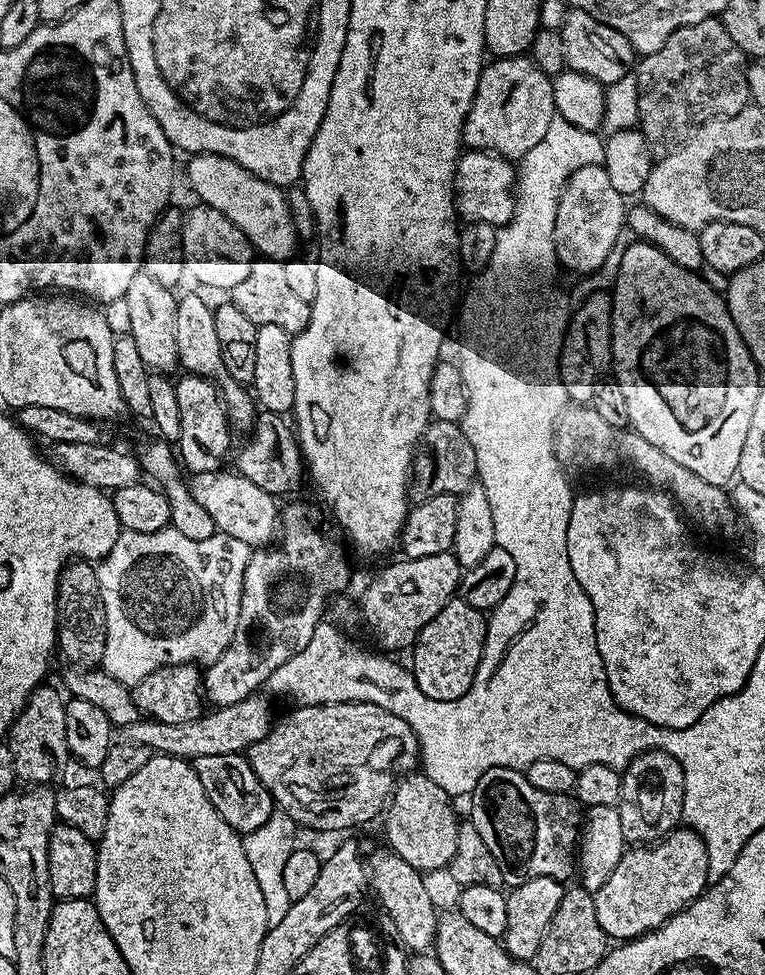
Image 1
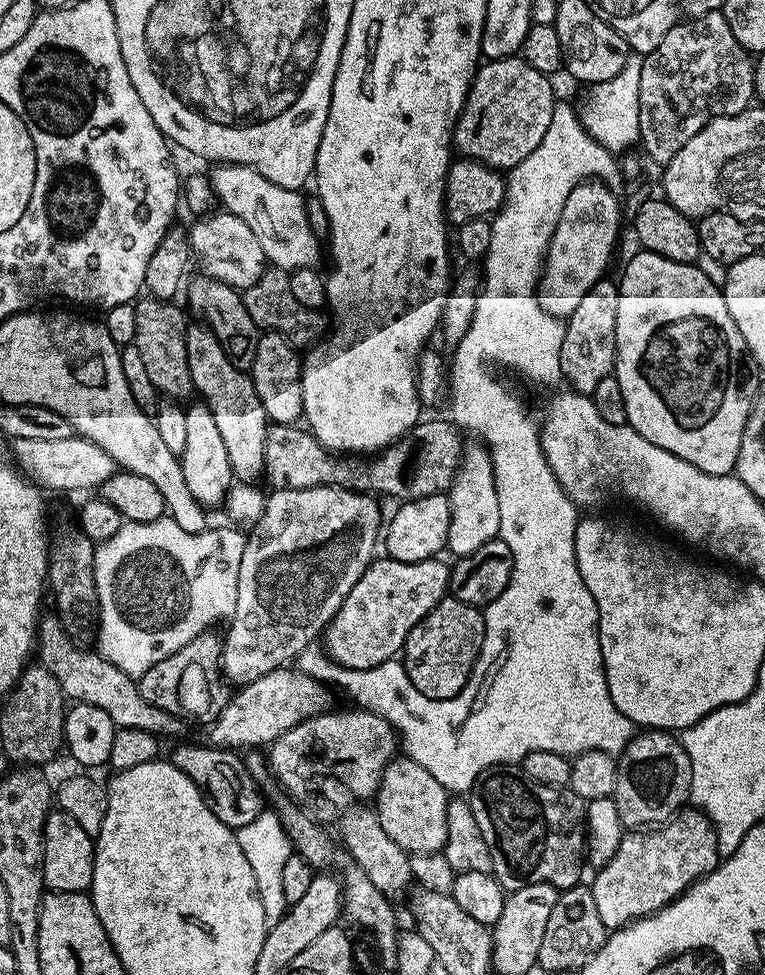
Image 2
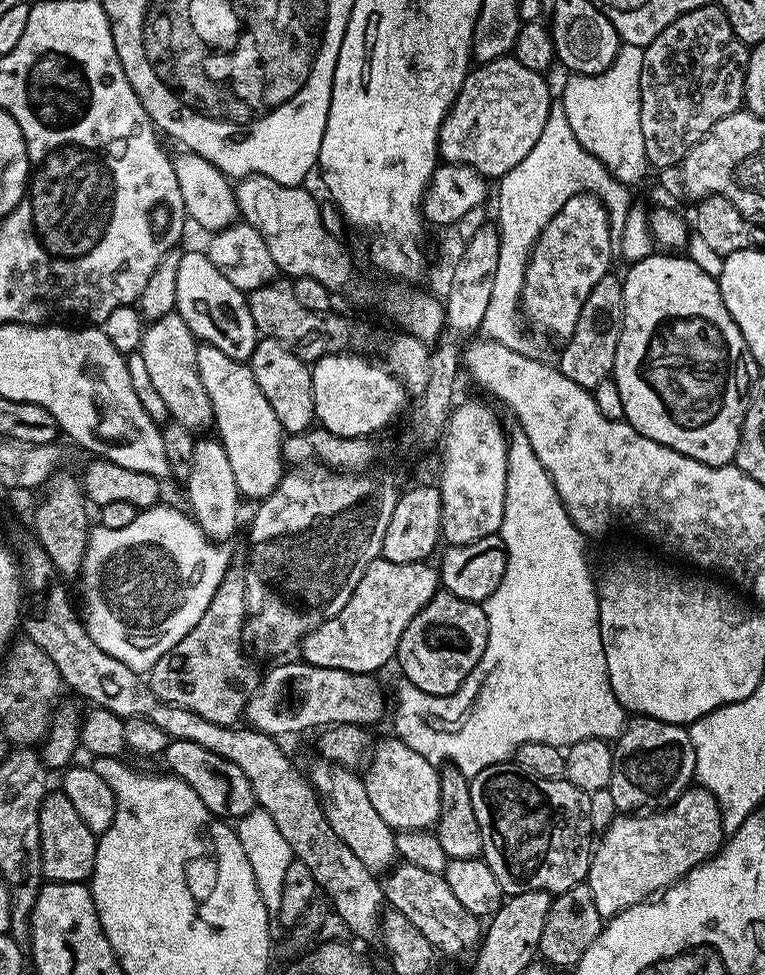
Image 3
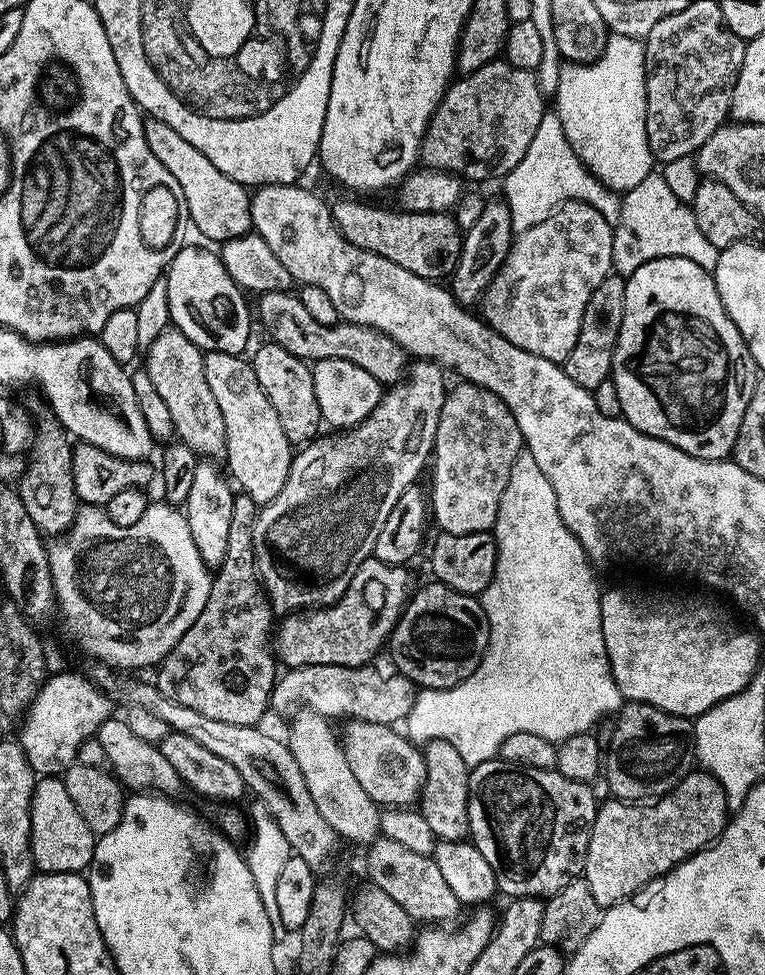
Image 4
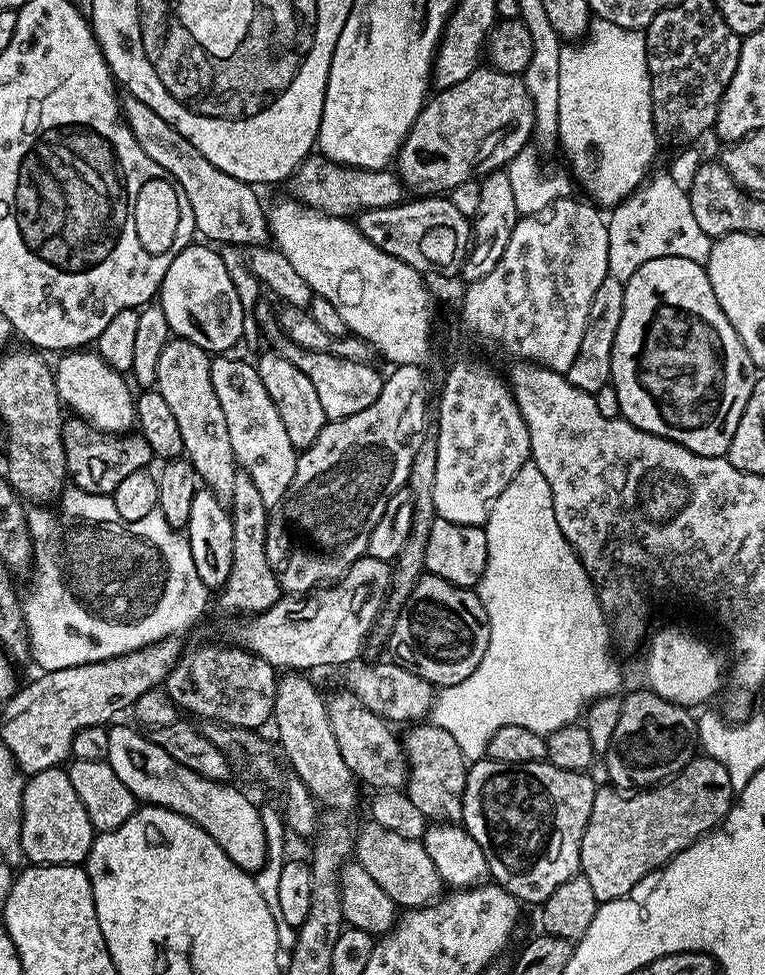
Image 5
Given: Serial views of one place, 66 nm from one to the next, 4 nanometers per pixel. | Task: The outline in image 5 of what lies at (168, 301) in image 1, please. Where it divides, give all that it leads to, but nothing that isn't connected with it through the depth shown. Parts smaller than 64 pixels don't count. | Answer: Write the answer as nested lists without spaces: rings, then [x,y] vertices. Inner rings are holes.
[[[179,338],[169,339],[167,346],[158,354],[158,370],[155,387],[166,398],[184,443],[183,455],[191,462],[197,477],[222,502],[231,501],[234,484],[238,479],[238,465],[230,450],[230,434],[226,434],[226,414],[214,394],[210,382],[209,353],[203,352],[194,342]]]

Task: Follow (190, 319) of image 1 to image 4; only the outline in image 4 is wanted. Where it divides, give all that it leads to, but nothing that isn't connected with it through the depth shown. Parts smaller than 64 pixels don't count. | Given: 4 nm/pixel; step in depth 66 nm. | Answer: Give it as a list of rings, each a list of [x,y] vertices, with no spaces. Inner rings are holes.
[[[204,352],[204,369],[206,370],[206,383],[210,385],[210,394],[214,394],[214,398],[218,402],[218,410],[222,410],[222,422],[226,422],[224,451],[226,461],[228,460],[229,469],[227,468],[227,471],[241,493],[250,497],[257,506],[263,506],[282,490],[294,455],[293,445],[282,430],[278,410],[274,410],[274,406],[270,406],[270,398],[266,398],[262,386],[258,386],[258,378],[254,374],[251,363],[243,355]]]

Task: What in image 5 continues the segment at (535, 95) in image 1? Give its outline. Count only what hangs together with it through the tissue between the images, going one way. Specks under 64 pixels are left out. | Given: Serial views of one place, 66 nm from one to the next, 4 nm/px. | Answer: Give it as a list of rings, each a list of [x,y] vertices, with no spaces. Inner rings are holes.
[[[481,66],[470,78],[462,78],[458,86],[439,89],[425,100],[424,108],[395,158],[394,168],[409,189],[417,188],[420,194],[444,194],[467,180],[503,169],[523,148],[529,147],[535,126],[534,106],[523,79],[491,66]]]

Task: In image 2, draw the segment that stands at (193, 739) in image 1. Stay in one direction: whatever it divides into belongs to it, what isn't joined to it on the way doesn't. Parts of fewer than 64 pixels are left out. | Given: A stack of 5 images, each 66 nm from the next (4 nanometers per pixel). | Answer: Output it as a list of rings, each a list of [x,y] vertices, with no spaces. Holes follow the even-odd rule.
[[[285,666],[243,685],[240,692],[227,701],[225,708],[207,725],[207,743],[214,748],[229,750],[256,750],[271,745],[286,730],[298,726],[306,718],[329,711],[332,700],[329,685],[309,676],[303,670]]]

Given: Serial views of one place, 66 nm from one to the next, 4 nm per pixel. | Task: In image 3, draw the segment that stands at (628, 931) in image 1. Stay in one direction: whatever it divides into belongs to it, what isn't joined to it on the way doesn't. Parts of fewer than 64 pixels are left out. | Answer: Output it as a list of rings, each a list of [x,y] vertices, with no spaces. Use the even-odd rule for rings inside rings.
[[[689,786],[666,808],[652,810],[647,814],[617,814],[595,841],[592,865],[586,881],[590,886],[590,894],[594,894],[594,906],[598,906],[598,914],[602,918],[611,918],[622,914],[622,910],[630,906],[653,899],[671,884],[676,884],[690,870],[715,856],[725,843],[726,833],[720,803],[716,801],[714,794],[699,786]]]

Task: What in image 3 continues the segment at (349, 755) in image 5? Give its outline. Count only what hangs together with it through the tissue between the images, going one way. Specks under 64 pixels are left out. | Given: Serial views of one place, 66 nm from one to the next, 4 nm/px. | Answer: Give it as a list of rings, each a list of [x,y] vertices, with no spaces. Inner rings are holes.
[[[398,738],[391,739],[380,740],[377,744],[375,741],[371,749],[370,759],[363,769],[365,772],[362,772],[366,795],[370,797],[374,810],[378,810],[382,822],[386,822],[396,832],[423,832],[431,829],[440,817],[440,768],[433,761],[422,758],[418,750],[410,750],[406,742]]]

